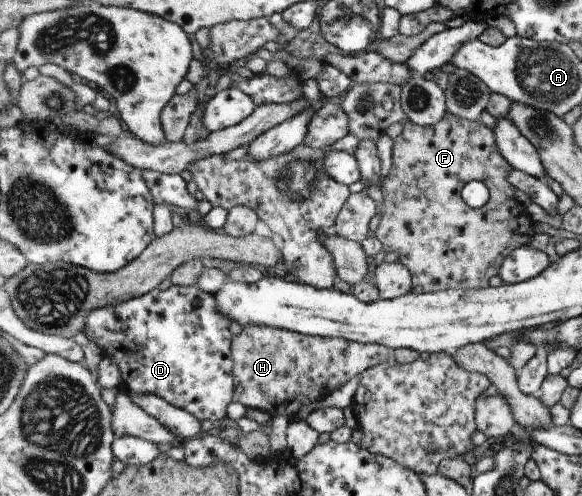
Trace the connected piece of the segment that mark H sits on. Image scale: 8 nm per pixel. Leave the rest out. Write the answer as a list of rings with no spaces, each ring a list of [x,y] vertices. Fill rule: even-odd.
[[[250,325],[233,337],[233,361],[235,362],[235,396],[233,402],[242,403],[247,409],[266,411],[268,415],[285,416],[291,422],[296,422],[296,415],[304,405],[322,401],[324,397],[340,391],[346,383],[359,377],[368,369],[393,359],[393,349],[386,345],[363,344],[332,337],[306,336],[298,332],[280,329],[278,327],[260,327]]]

